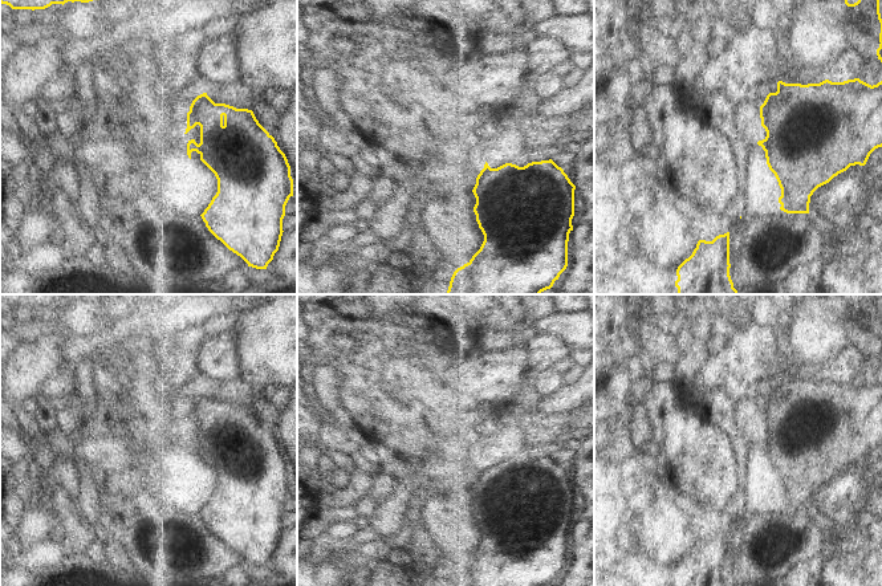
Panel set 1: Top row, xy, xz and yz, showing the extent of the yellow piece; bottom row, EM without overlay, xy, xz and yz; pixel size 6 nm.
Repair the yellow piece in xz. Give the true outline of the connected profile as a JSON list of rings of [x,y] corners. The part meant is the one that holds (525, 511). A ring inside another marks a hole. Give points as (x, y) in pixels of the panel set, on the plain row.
[[[552,456],[524,464],[505,460],[497,465],[491,465],[485,459],[472,487],[476,495],[473,509],[484,538],[472,556],[454,569],[448,586],[550,586],[568,563],[574,487],[576,483]]]

